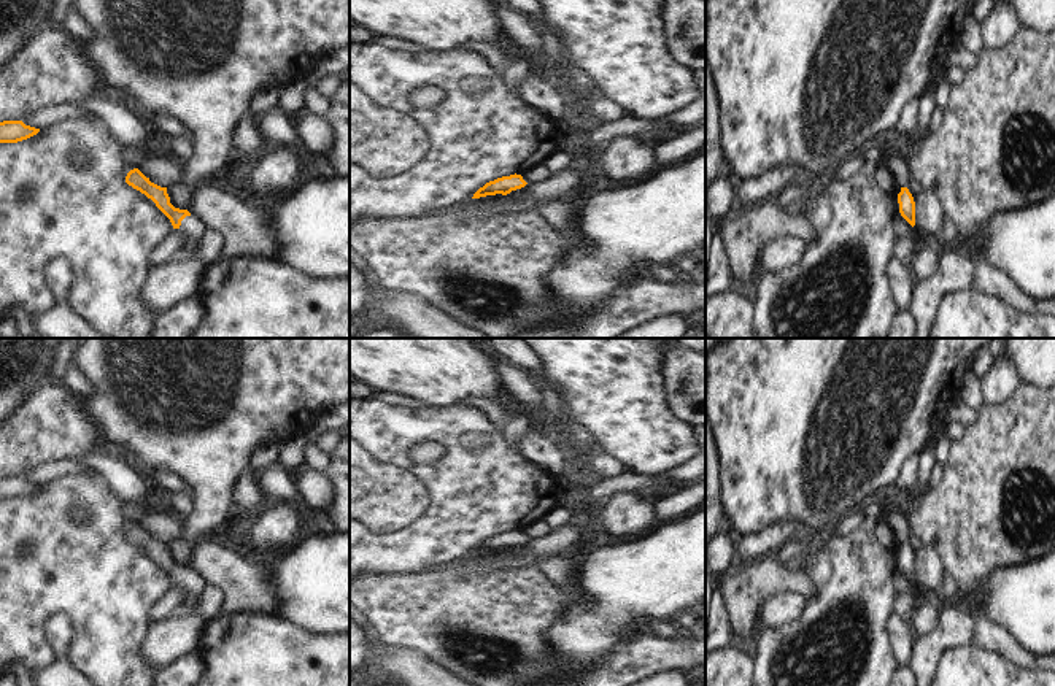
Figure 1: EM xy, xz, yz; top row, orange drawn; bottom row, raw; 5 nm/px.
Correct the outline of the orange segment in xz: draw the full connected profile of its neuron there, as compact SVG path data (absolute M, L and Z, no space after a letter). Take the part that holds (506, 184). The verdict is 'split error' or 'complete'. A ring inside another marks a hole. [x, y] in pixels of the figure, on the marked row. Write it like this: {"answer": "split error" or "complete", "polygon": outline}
{"answer": "complete", "polygon": "M510 175L510 176L502 176L494 181L486 183L483 187L480 187L472 198L480 198L486 195L496 195L502 194L507 195L512 191L524 187L528 183L523 179L521 175Z"}

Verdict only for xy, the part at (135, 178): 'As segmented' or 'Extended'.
Extended.

